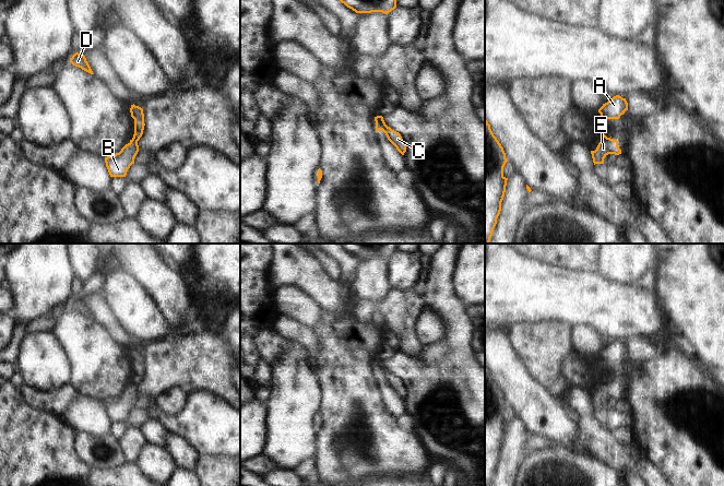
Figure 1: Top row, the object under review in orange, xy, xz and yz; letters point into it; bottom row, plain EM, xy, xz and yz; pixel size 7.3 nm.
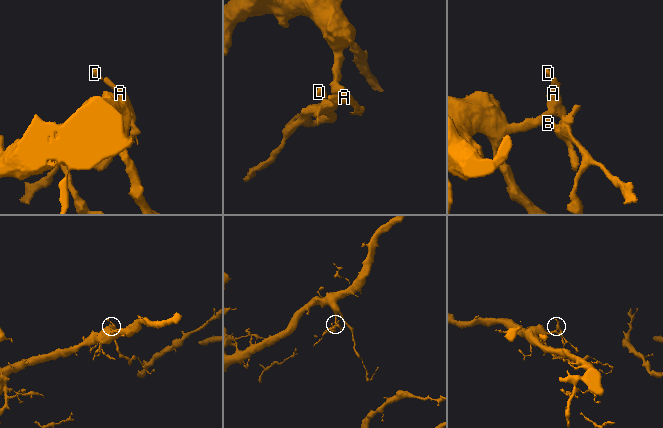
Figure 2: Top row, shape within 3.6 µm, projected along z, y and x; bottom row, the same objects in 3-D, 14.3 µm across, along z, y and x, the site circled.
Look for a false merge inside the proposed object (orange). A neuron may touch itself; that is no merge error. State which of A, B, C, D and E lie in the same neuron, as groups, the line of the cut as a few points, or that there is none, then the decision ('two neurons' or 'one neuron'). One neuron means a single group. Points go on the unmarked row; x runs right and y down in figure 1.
groups A C D / B E; cut xz (379, 360), (382, 374); two neurons

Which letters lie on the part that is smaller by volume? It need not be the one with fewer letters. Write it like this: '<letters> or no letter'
A, C, D

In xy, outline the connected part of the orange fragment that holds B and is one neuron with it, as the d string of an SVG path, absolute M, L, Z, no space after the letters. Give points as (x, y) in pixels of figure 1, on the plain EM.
M132 383L119 398L105 402L106 412L110 422L126 422L128 414L134 408L138 396L138 387Z

